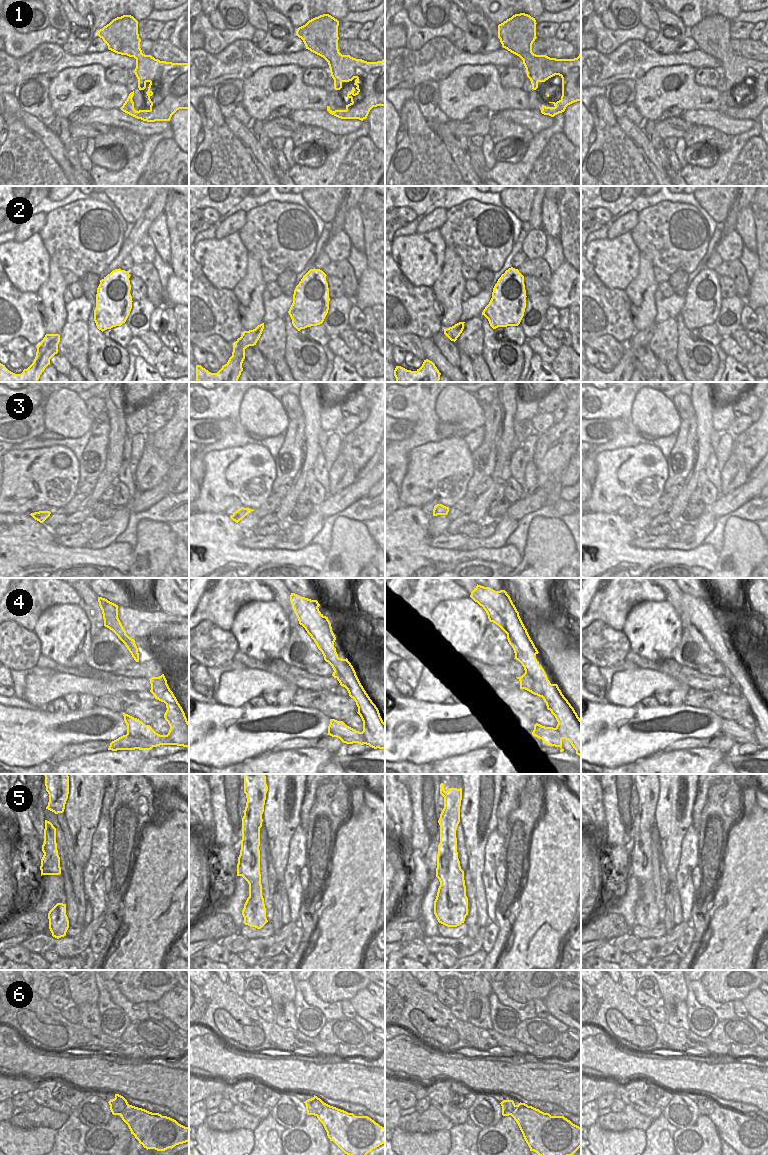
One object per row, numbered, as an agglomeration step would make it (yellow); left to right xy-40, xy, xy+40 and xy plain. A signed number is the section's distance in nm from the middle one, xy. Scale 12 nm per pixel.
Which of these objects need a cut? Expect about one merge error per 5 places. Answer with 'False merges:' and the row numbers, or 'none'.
False merges: 4, 6

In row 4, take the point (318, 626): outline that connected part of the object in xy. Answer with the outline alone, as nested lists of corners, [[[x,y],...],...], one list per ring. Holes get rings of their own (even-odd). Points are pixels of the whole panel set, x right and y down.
[[[291,593],[290,602],[299,624],[305,628],[314,640],[318,649],[322,652],[324,660],[332,666],[334,670],[332,676],[338,678],[342,671],[342,666],[349,661],[347,658],[338,657],[334,647],[336,637],[328,617],[319,611],[320,604],[317,600],[301,597],[295,593]]]

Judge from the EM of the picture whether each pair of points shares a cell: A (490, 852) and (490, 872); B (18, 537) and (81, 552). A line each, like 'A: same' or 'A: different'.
A: same
B: same

